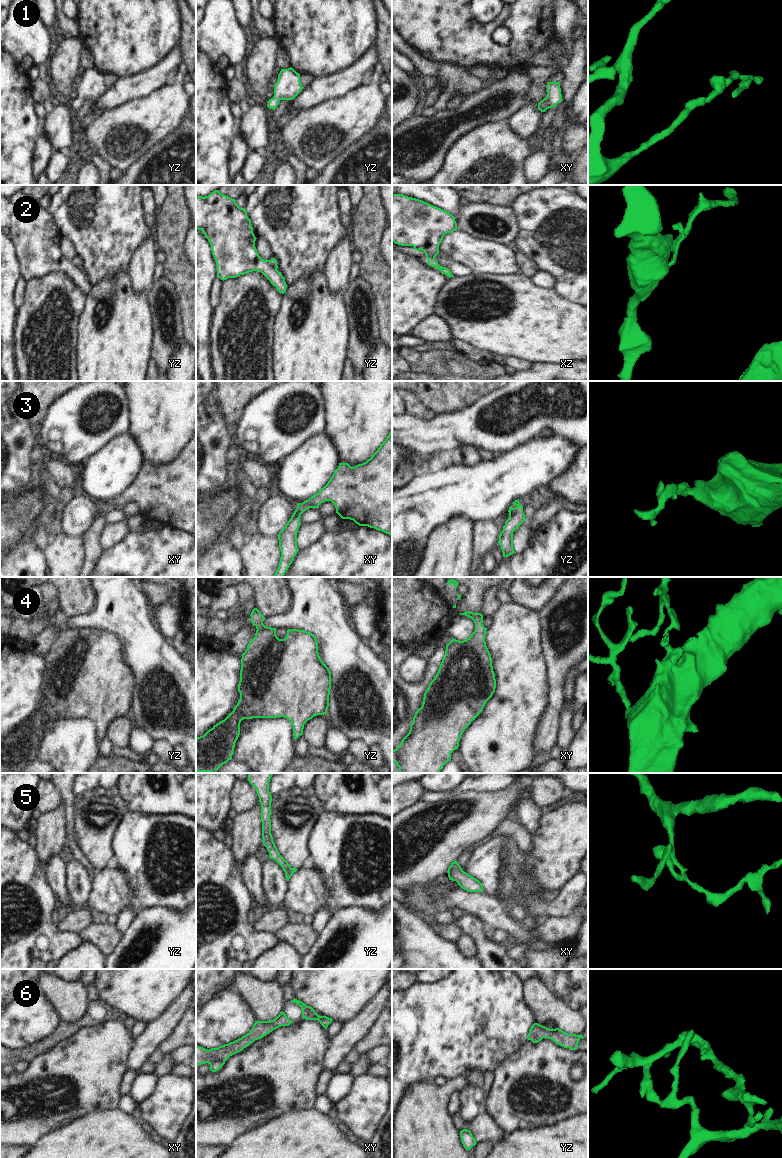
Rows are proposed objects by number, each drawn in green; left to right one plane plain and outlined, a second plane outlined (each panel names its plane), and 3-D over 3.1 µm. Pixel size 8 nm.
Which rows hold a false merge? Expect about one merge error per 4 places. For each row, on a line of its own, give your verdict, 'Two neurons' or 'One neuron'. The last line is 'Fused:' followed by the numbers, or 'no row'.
1: One neuron
2: Two neurons
3: One neuron
4: One neuron
5: One neuron
6: One neuron
Fused: 2

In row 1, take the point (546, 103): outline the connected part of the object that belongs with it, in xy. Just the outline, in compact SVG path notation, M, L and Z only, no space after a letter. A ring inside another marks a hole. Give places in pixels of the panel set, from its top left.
M548 82L547 96L538 103L538 109L545 112L547 109L556 107L562 101L562 94L559 82Z

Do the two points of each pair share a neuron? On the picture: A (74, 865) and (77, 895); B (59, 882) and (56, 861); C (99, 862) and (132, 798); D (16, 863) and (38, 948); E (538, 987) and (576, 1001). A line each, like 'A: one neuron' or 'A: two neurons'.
A: one neuron
B: one neuron
C: two neurons
D: one neuron
E: two neurons

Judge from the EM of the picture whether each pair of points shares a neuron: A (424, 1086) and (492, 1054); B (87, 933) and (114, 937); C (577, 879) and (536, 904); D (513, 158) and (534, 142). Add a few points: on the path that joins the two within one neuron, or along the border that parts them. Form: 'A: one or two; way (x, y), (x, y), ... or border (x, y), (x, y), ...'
A: two; border (434, 1079), (418, 1079), (411, 1084)
B: one; way (94, 933), (107, 936)
C: one; way (569, 890), (555, 904), (547, 904)
D: two; border (528, 137), (528, 145), (533, 151)

